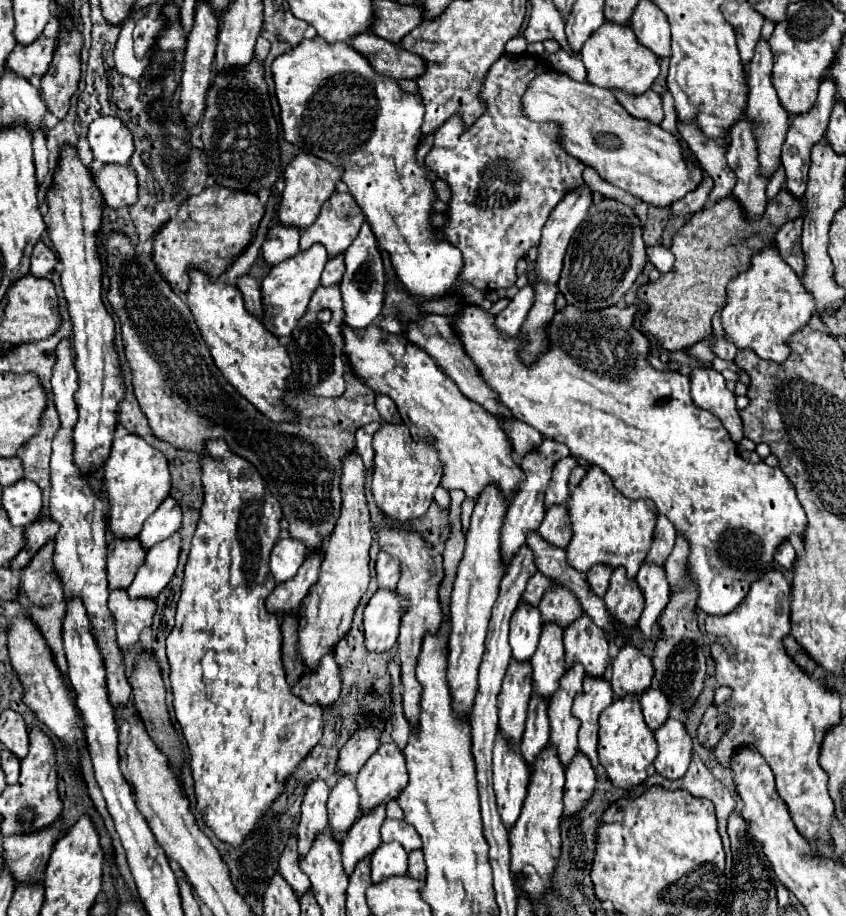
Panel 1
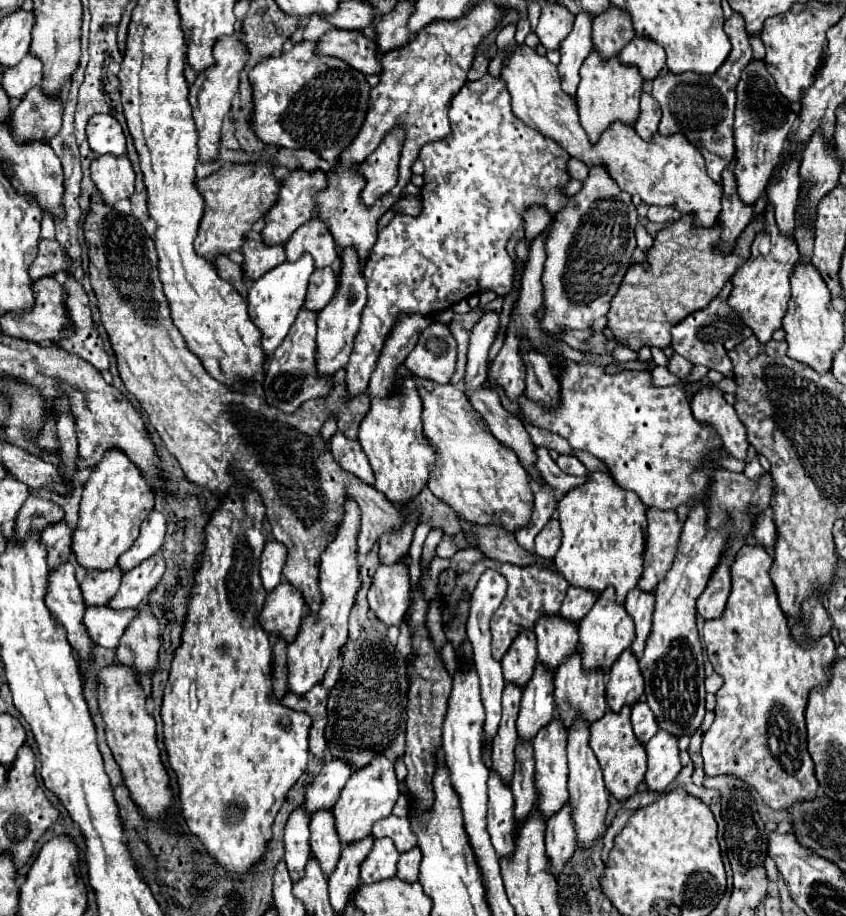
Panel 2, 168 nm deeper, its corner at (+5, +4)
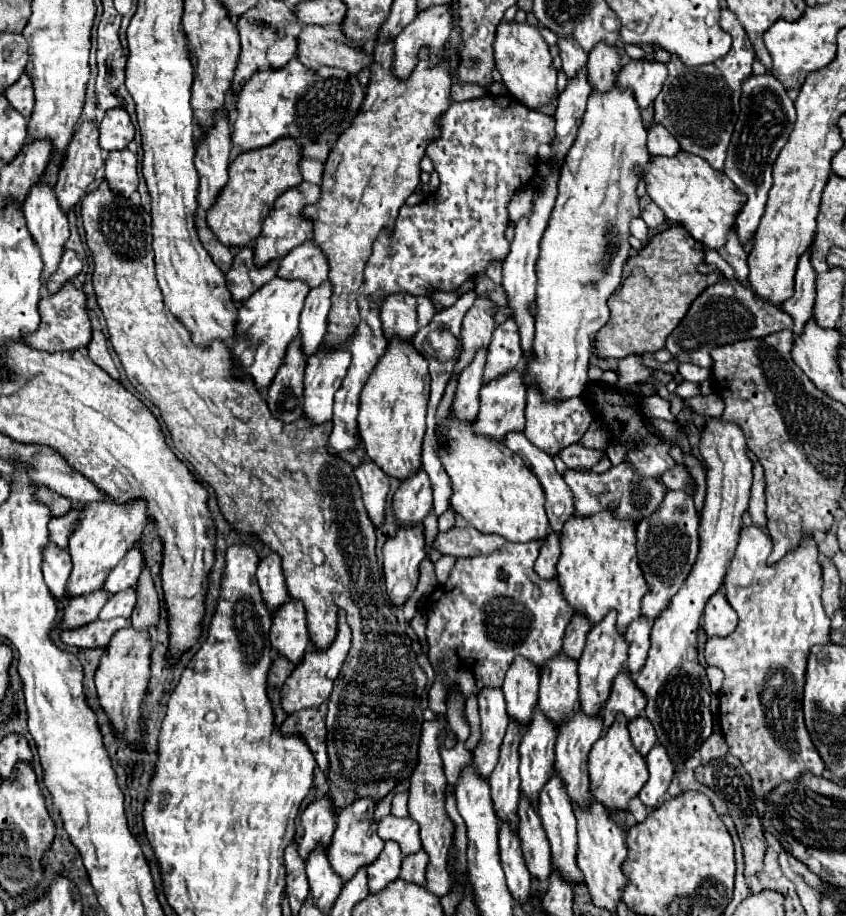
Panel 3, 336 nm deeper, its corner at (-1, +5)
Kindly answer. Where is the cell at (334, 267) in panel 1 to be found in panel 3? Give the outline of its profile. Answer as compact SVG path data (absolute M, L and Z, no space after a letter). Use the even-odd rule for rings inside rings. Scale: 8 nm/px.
M330 281L322 283L322 287L314 287L308 297L306 305L302 309L300 317L300 337L302 337L302 351L306 355L312 355L318 351L320 343L324 341L326 335L326 319L330 311L330 295L332 295L332 285Z

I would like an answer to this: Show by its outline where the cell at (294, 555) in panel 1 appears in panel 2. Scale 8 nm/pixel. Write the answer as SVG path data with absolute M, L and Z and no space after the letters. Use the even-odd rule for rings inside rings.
M266 542L264 552L260 556L260 578L266 592L272 592L282 582L282 568L284 568L284 556L286 548L280 542Z

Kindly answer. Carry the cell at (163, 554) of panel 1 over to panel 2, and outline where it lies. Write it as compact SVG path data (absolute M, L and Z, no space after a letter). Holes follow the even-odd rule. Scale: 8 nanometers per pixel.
M156 552L152 558L142 562L136 570L126 572L122 576L120 590L108 602L108 606L112 610L138 608L142 602L148 600L152 588L156 588L162 574L164 574L164 558L162 552Z

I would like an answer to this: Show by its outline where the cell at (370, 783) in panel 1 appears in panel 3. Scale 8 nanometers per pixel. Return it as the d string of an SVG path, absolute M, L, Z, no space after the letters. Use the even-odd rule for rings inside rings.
M354 799L354 803L350 803L350 807L344 807L338 813L336 831L334 831L332 843L328 847L328 859L330 859L330 865L334 867L334 871L342 877L342 881L348 881L358 871L358 867L372 863L384 847L384 841L376 833L376 821L374 821L376 807L378 807L376 799Z

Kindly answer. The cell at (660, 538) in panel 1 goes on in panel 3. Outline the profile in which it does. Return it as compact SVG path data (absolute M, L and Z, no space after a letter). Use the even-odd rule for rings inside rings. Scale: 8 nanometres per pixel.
M668 491L654 515L638 523L638 559L640 569L644 571L648 593L642 597L642 615L656 619L670 601L670 595L676 595L688 577L698 555L698 513L694 509L694 500L690 491Z

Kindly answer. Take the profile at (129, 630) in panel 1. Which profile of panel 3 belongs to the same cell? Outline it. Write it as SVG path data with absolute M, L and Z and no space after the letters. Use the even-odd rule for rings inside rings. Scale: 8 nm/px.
M124 617L110 619L110 621L96 619L94 623L86 623L82 627L64 631L62 633L62 641L68 643L68 645L84 647L84 649L90 649L90 647L102 647L102 649L106 649L108 643L110 643L110 639L112 639L112 635L118 629L124 629L126 625L128 625L128 619L124 619Z

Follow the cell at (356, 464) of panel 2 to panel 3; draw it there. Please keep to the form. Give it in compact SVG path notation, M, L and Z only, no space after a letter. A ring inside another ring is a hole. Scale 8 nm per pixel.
M370 459L362 461L358 467L354 467L354 475L362 489L364 507L376 527L384 521L384 509L386 509L386 495L388 495L388 475L380 467L374 467Z

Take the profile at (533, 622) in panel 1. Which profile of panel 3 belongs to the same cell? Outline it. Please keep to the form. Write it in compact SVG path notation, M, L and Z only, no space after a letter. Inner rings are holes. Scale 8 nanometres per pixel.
M514 659L510 671L506 673L502 691L506 697L506 711L520 725L526 725L532 717L532 709L538 703L538 681L540 671L530 663L530 659Z

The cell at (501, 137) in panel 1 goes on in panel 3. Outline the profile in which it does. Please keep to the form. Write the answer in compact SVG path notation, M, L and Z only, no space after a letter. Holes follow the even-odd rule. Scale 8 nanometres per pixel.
M484 95L478 99L452 103L450 109L440 117L440 127L440 137L436 137L426 149L426 155L434 163L434 171L440 175L440 187L436 189L434 197L429 196L414 207L404 205L400 209L394 229L382 231L382 235L374 241L372 255L366 263L362 295L358 295L360 323L350 341L352 363L348 367L342 387L334 397L334 429L330 435L330 445L336 453L356 447L356 415L360 393L388 347L380 321L380 307L386 297L392 293L428 297L430 291L456 291L470 277L486 273L492 263L502 263L510 251L510 243L506 241L506 227L510 223L508 203L538 173L538 149L542 145L552 145L556 135L554 117L532 111L526 105L518 103L514 97L500 95Z

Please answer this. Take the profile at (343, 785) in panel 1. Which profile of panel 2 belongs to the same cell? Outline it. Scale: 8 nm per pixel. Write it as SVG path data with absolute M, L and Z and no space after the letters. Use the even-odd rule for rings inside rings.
M318 812L310 820L310 854L320 862L324 876L328 878L338 864L342 844L332 826L332 812Z

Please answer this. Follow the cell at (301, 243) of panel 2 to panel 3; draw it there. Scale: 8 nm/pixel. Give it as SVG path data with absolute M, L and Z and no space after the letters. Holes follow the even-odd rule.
M310 241L294 247L282 261L278 269L278 277L284 279L300 279L306 281L310 287L318 287L322 281L328 279L330 265L326 263L326 253Z

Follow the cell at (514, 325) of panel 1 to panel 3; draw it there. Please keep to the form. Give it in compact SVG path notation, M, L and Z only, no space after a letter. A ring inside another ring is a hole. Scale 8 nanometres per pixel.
M480 347L476 351L472 363L466 367L466 371L462 371L462 375L458 379L458 391L456 391L452 409L460 419L474 421L478 415L478 407L480 407L478 391L484 383L484 379L482 379L484 365L486 365L486 347Z

